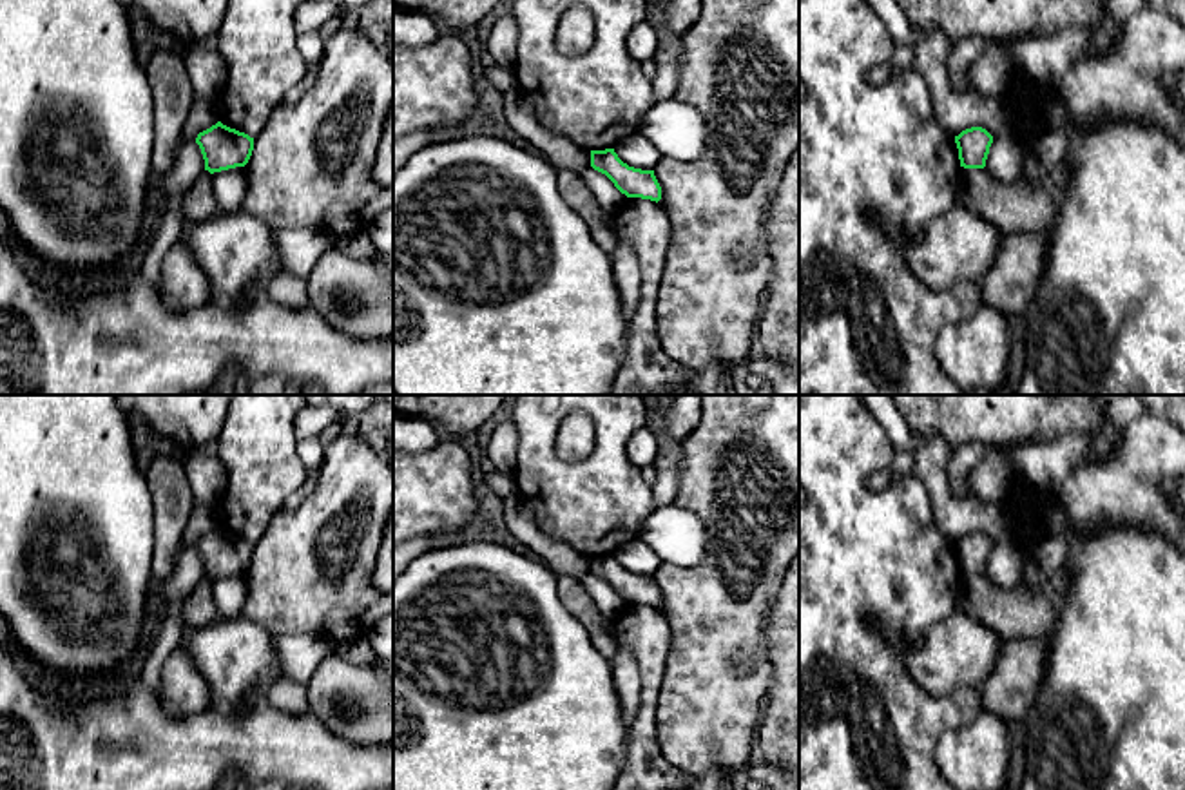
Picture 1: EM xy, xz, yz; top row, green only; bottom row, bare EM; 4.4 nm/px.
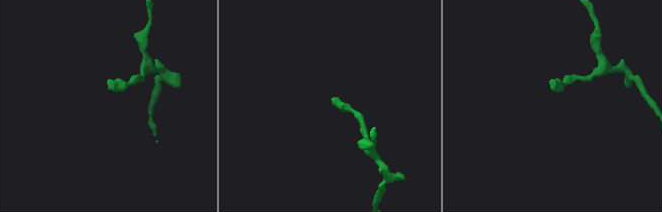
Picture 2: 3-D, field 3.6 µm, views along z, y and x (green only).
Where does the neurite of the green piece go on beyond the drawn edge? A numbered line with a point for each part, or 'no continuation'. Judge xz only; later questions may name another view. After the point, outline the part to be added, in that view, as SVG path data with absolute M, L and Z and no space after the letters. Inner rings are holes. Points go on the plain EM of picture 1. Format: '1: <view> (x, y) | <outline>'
no continuation

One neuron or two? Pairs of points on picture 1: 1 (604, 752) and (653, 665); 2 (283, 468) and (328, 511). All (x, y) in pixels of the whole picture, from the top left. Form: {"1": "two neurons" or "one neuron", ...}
{"1": "two neurons", "2": "two neurons"}

